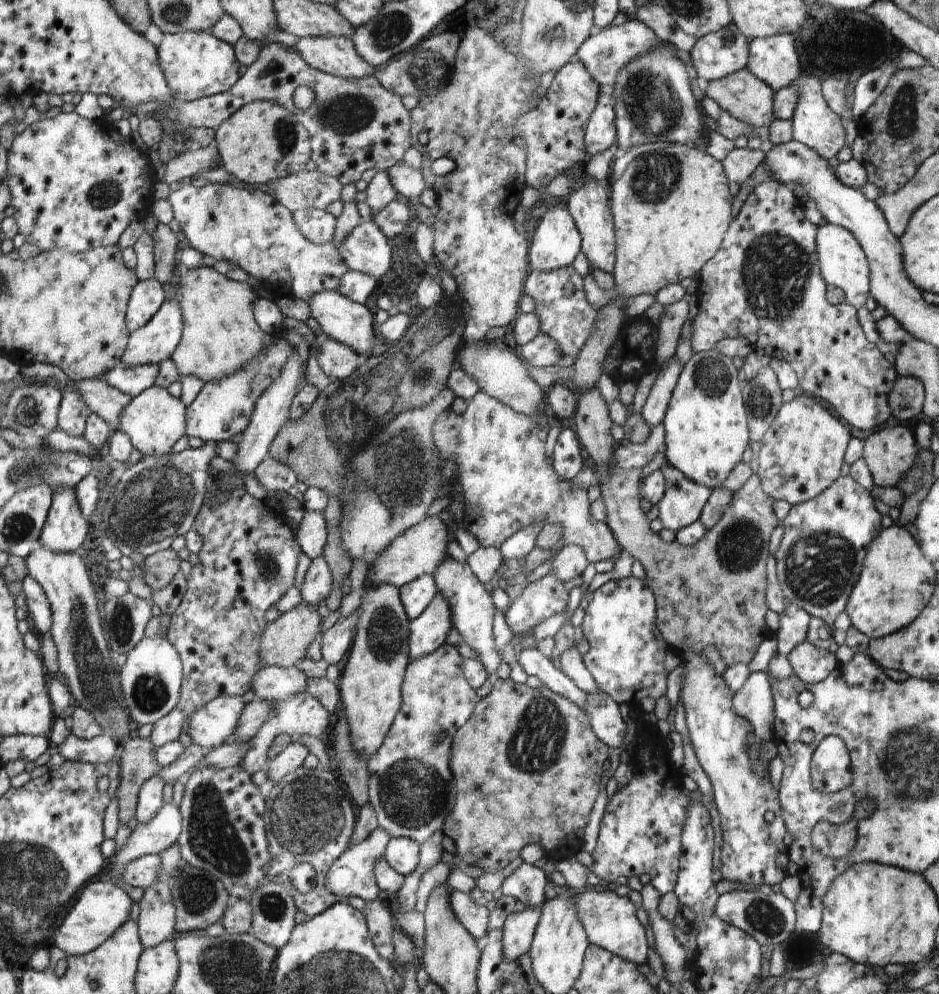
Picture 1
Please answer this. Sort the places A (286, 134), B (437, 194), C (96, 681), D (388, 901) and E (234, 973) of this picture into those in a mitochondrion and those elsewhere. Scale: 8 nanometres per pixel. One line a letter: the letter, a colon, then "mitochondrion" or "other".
A: mitochondrion
B: other
C: mitochondrion
D: other
E: mitochondrion

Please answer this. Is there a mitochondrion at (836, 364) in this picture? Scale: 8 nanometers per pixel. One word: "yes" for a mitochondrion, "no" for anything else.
no

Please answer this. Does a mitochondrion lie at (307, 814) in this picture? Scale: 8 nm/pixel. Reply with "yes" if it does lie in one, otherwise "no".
yes

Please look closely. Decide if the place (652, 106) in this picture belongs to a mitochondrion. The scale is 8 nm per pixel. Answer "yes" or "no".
yes

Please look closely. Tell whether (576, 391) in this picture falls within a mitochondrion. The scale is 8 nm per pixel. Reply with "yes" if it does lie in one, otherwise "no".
no

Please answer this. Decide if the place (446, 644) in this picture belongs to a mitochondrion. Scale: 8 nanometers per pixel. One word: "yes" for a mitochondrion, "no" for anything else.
no

